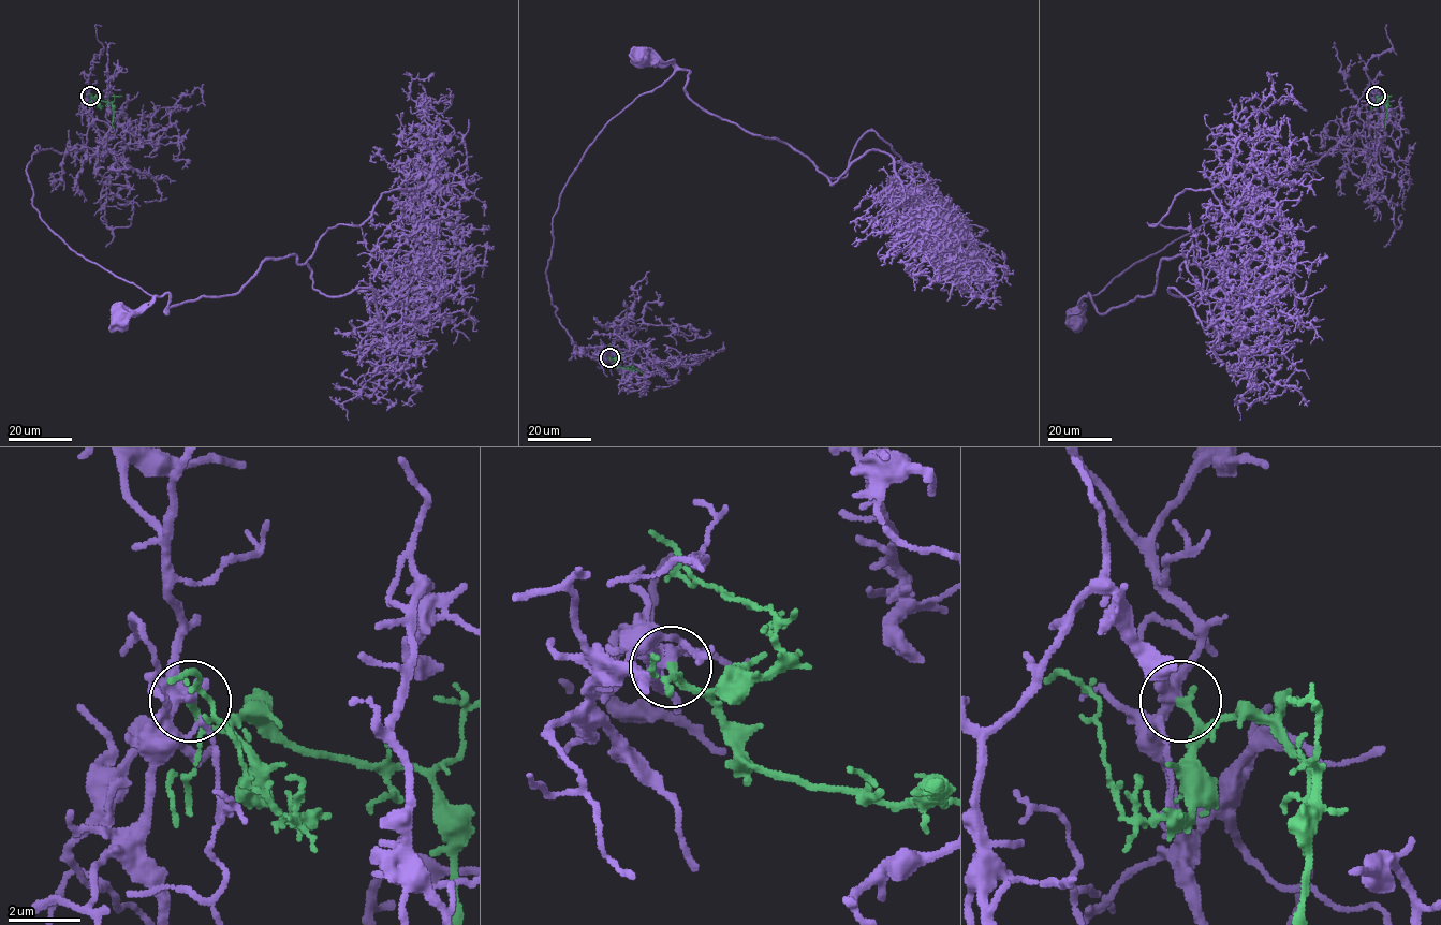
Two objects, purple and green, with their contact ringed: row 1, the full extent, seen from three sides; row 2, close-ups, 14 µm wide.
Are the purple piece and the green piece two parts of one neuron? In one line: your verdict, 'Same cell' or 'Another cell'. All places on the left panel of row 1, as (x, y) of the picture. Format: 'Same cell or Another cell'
Another cell

